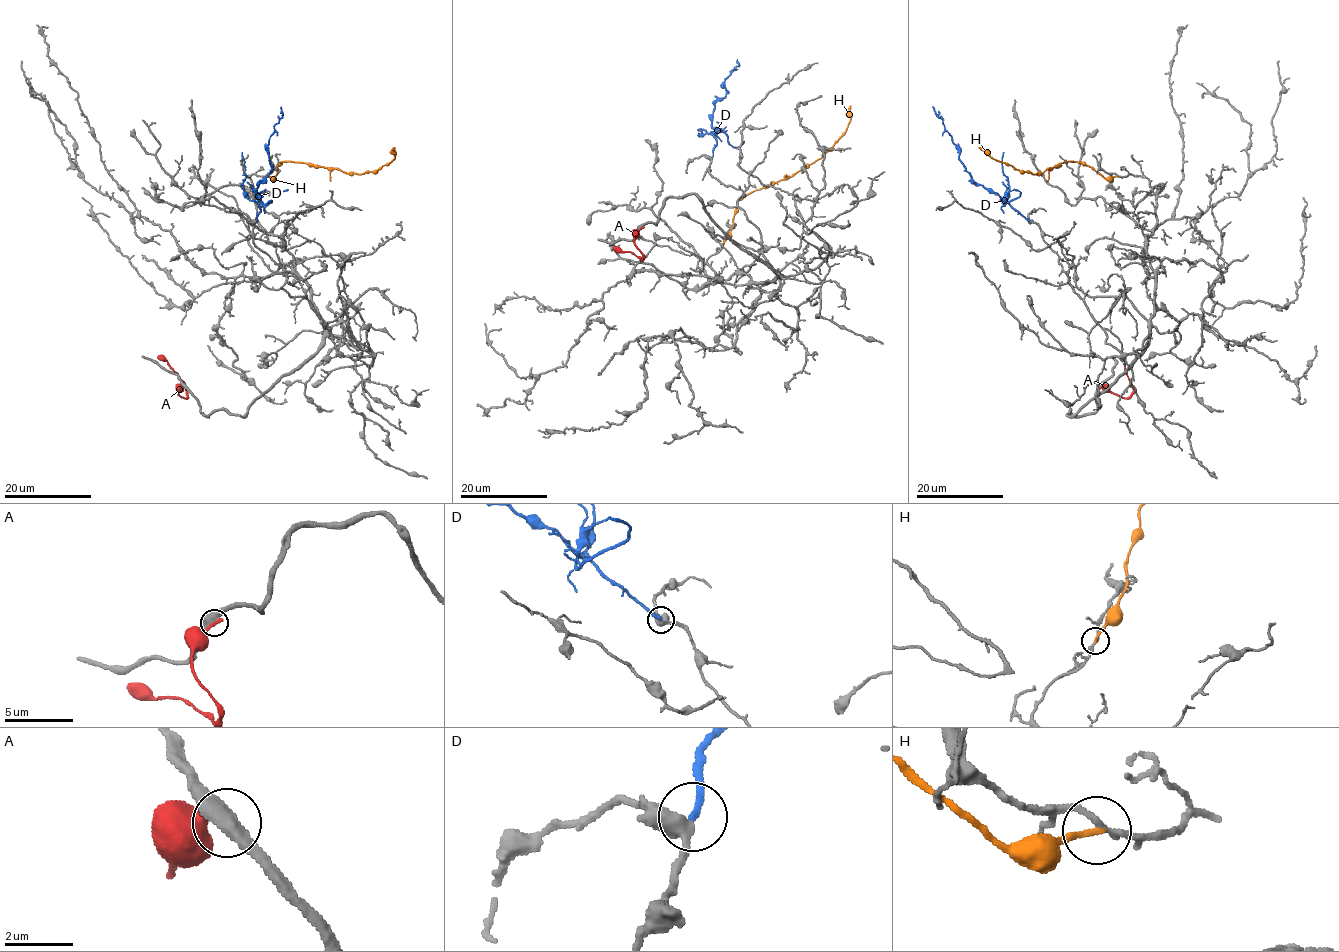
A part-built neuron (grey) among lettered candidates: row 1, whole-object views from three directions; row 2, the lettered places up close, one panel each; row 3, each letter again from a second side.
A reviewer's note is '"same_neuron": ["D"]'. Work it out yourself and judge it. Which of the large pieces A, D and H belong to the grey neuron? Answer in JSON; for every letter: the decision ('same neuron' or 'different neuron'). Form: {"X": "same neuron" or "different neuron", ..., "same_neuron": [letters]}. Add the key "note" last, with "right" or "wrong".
{"A": "different neuron", "D": "same neuron", "H": "different neuron", "same_neuron": ["D"], "note": "right"}

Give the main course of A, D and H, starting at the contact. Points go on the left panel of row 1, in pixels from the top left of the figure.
A: (185, 387), (178, 394), (186, 397), (185, 382), (167, 362), (158, 357)
D: (256, 222), (261, 206), (255, 192), (271, 170), (267, 145), (274, 126), (282, 116), (281, 107)
H: (267, 176), (274, 177), (277, 166), (283, 161), (338, 167), (347, 173), (376, 172), (394, 159), (394, 147)

